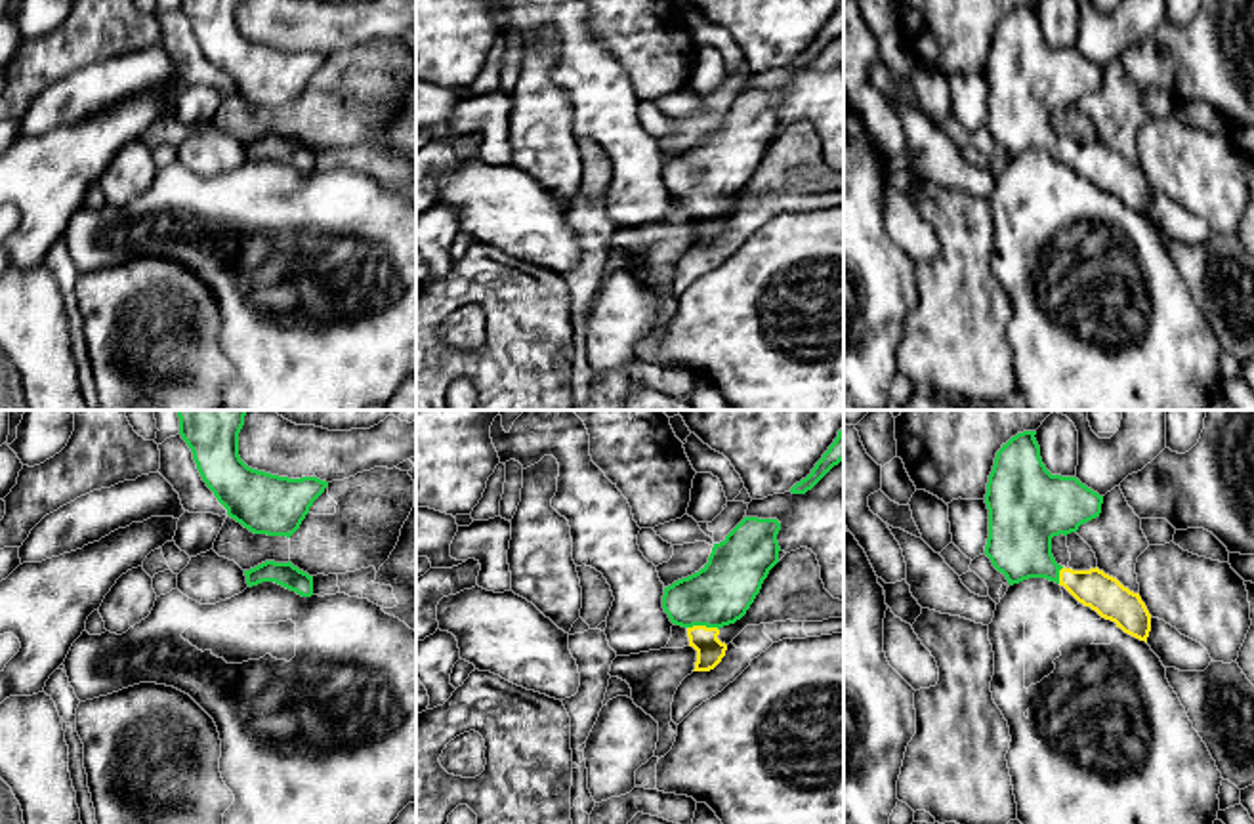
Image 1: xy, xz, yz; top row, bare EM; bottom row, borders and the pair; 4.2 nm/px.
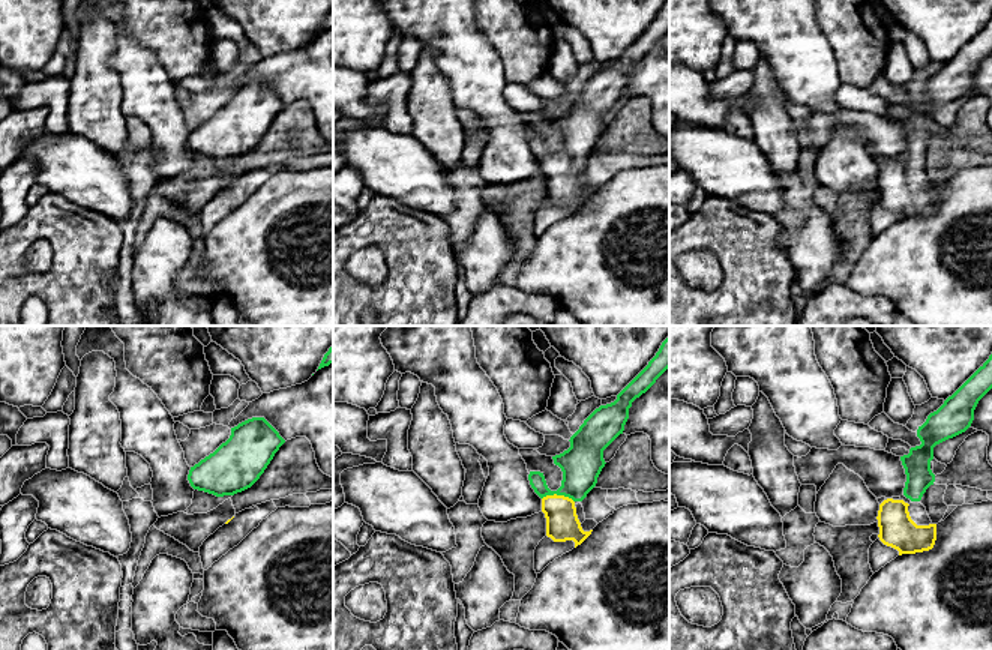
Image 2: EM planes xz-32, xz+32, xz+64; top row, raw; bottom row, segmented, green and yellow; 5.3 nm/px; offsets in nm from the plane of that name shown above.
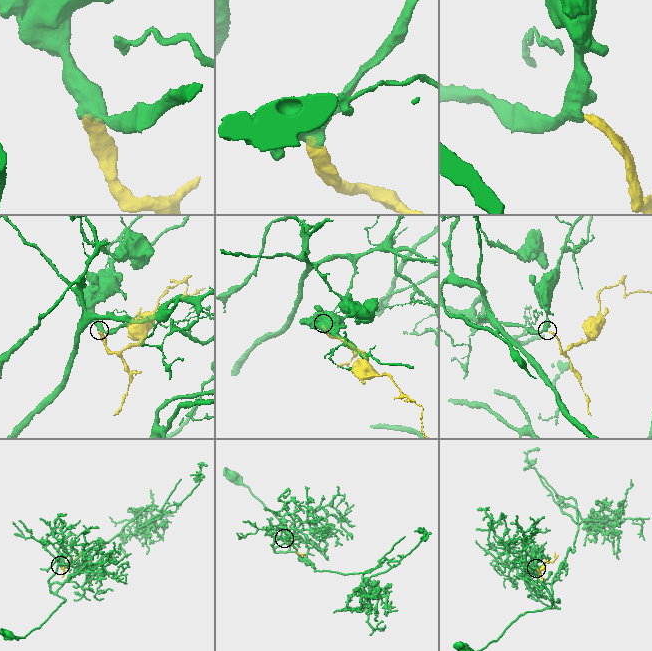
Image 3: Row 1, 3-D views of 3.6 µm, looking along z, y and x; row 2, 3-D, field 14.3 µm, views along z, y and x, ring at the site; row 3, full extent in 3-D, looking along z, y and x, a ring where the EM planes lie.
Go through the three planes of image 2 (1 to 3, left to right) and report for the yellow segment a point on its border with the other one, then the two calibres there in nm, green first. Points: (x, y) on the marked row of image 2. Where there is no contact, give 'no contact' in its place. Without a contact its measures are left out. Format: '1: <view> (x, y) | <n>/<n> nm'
1: no contact
2: xz+32 (559, 494) | 220/180 nm
3: no contact

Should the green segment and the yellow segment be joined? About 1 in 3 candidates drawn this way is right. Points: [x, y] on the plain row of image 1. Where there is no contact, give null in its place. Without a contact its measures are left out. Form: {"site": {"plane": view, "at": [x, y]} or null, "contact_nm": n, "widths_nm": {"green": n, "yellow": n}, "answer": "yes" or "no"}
{"site": {"plane": "xz", "at": [703, 197]}, "contact_nm": 140, "widths_nm": {"green": 260, "yellow": 120}, "answer": "yes"}

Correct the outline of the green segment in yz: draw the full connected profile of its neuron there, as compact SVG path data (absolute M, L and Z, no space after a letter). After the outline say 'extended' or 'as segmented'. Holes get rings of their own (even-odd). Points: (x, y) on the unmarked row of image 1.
M1036 4L1017 6L996 25L985 67L985 128L1010 158L1029 151L1055 154L1078 175L1147 216L1151 187L1139 166L1097 139L1073 143L1055 135L1052 111L1076 105L1080 97L1099 90L1103 69L1076 50L1052 48L1042 36L1035 8Z; extended

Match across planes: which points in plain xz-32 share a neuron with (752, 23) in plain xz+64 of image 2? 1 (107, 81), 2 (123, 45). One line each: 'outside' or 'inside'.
1: outside
2: inside

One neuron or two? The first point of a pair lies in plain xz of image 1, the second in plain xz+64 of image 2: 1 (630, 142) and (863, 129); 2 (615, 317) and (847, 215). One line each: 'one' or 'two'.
1: two
2: two

